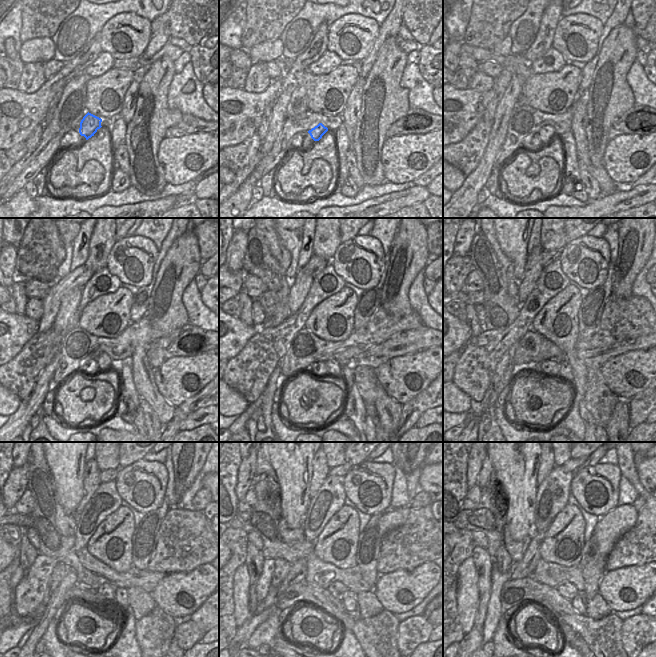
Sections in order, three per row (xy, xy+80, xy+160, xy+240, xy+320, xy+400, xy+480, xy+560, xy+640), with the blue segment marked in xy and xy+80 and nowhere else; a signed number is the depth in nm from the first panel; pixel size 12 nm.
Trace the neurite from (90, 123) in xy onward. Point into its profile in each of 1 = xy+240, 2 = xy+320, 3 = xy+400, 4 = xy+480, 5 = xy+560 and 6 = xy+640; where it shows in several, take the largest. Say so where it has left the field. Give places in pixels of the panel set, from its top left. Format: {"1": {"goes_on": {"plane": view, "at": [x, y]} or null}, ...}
{"1": {"goes_on": {"plane": "xy+240", "at": [104, 361]}}, "2": {"goes_on": {"plane": "xy+320", "at": [334, 368]}}, "3": {"goes_on": {"plane": "xy+400", "at": [565, 373]}}, "4": {"goes_on": {"plane": "xy+480", "at": [121, 596]}}, "5": {"goes_on": {"plane": "xy+560", "at": [349, 599]}}, "6": {"goes_on": {"plane": "xy+640", "at": [578, 602]}}}

